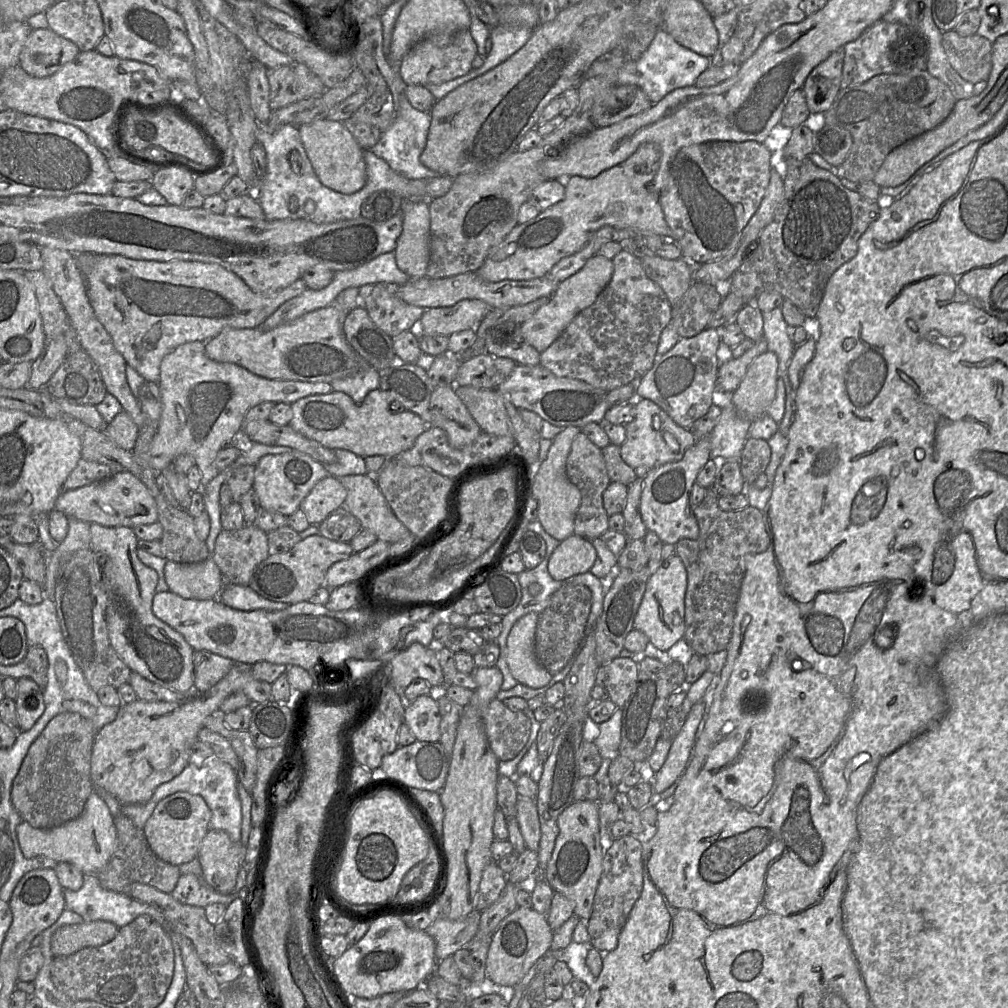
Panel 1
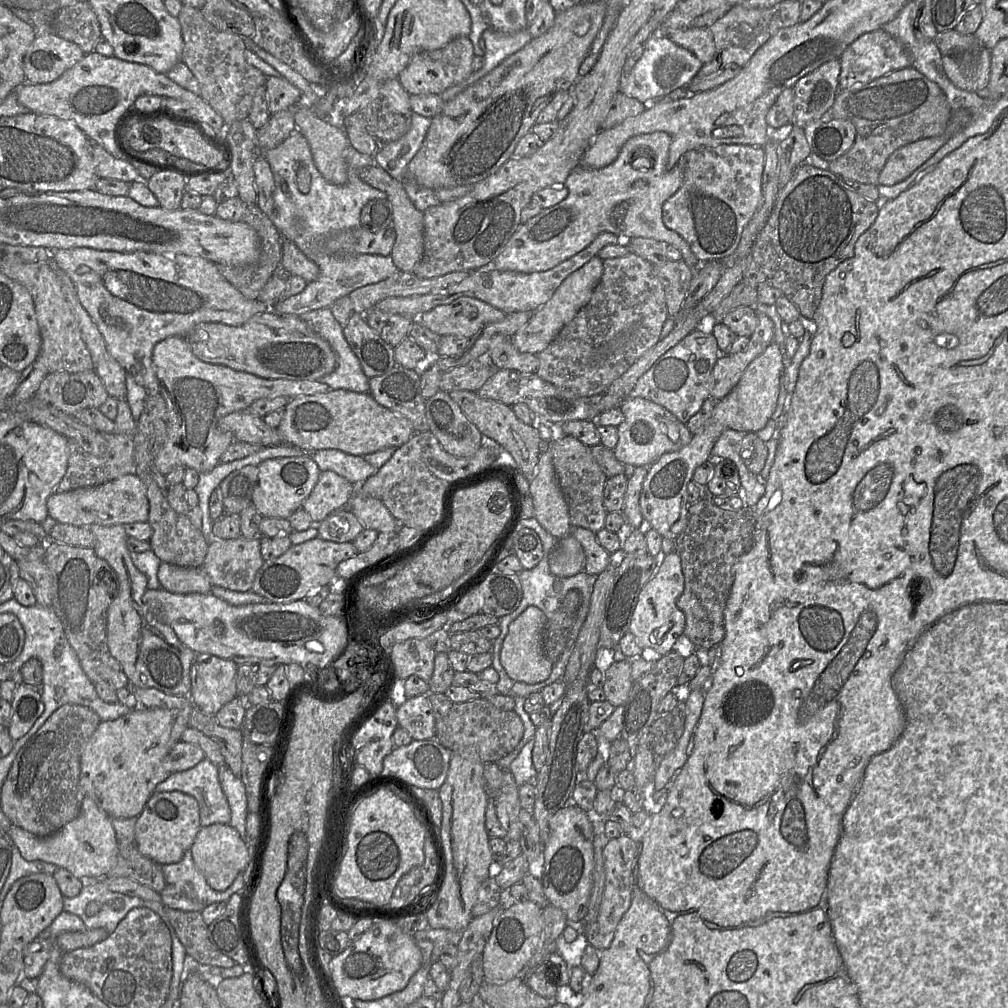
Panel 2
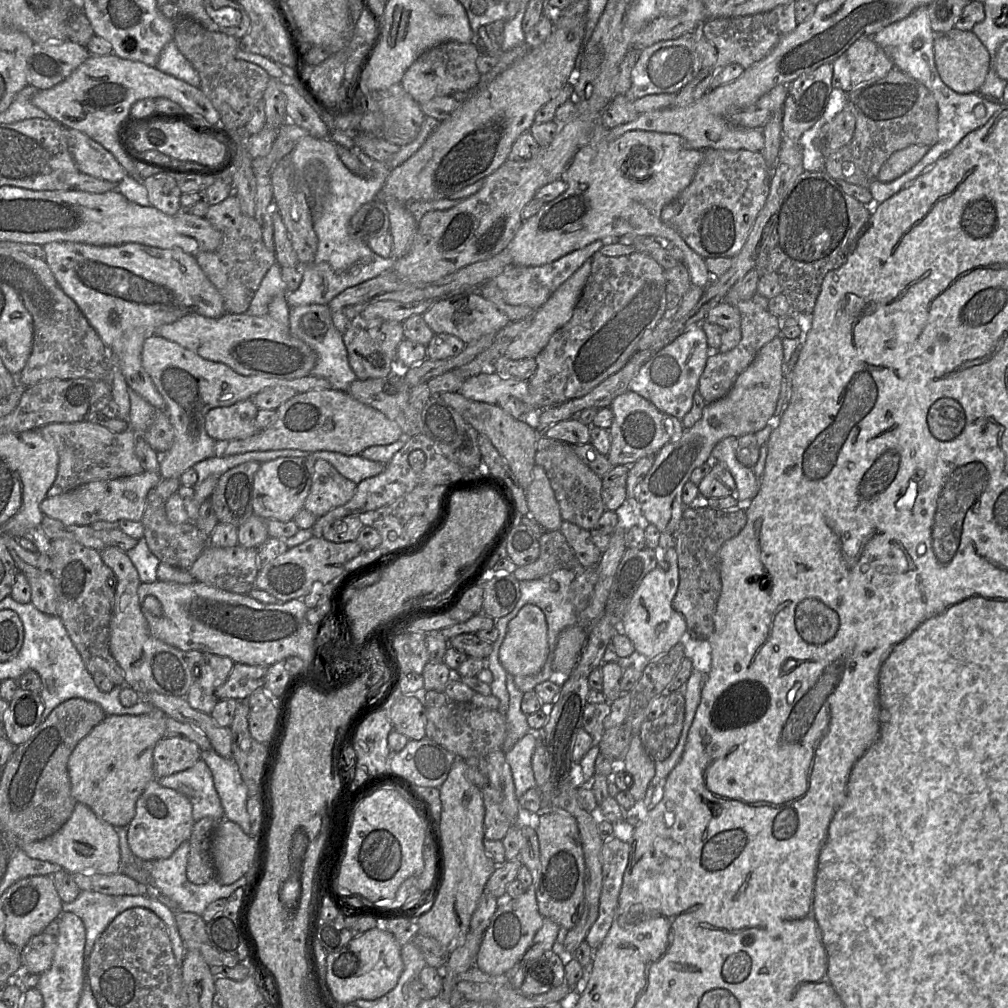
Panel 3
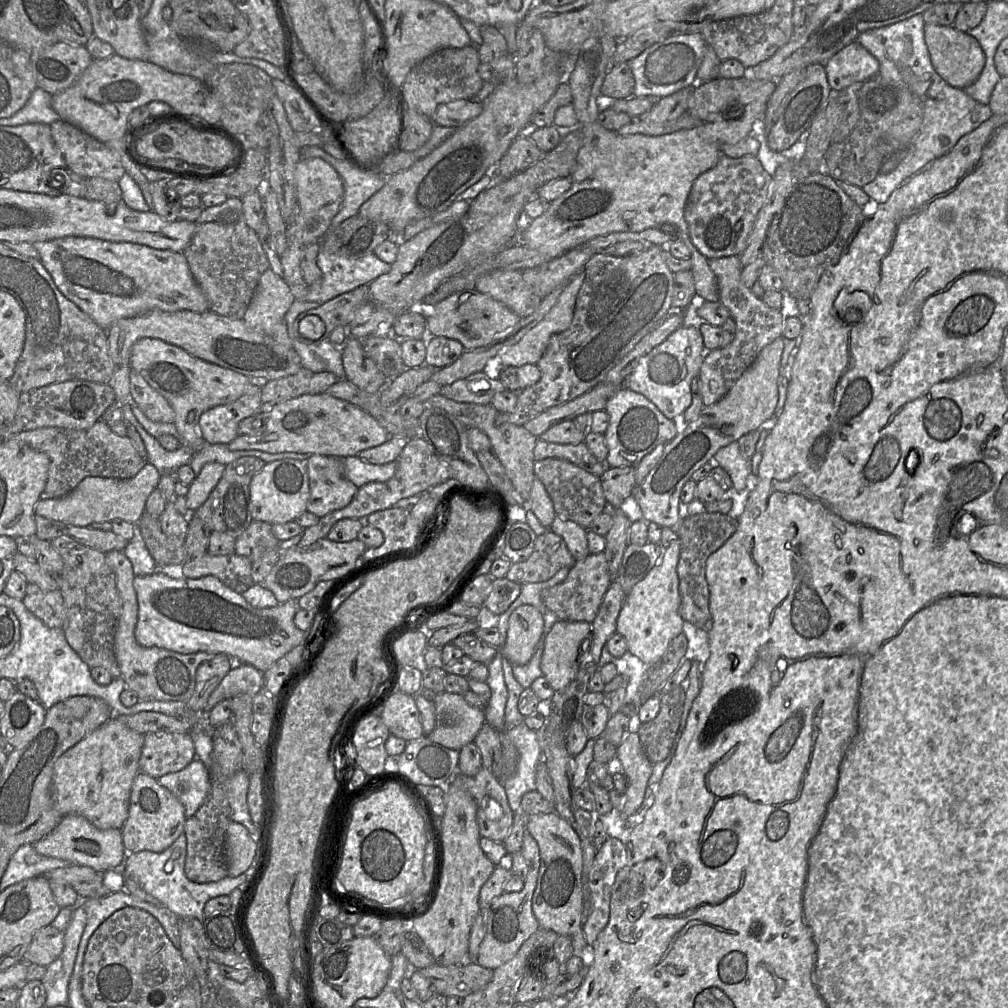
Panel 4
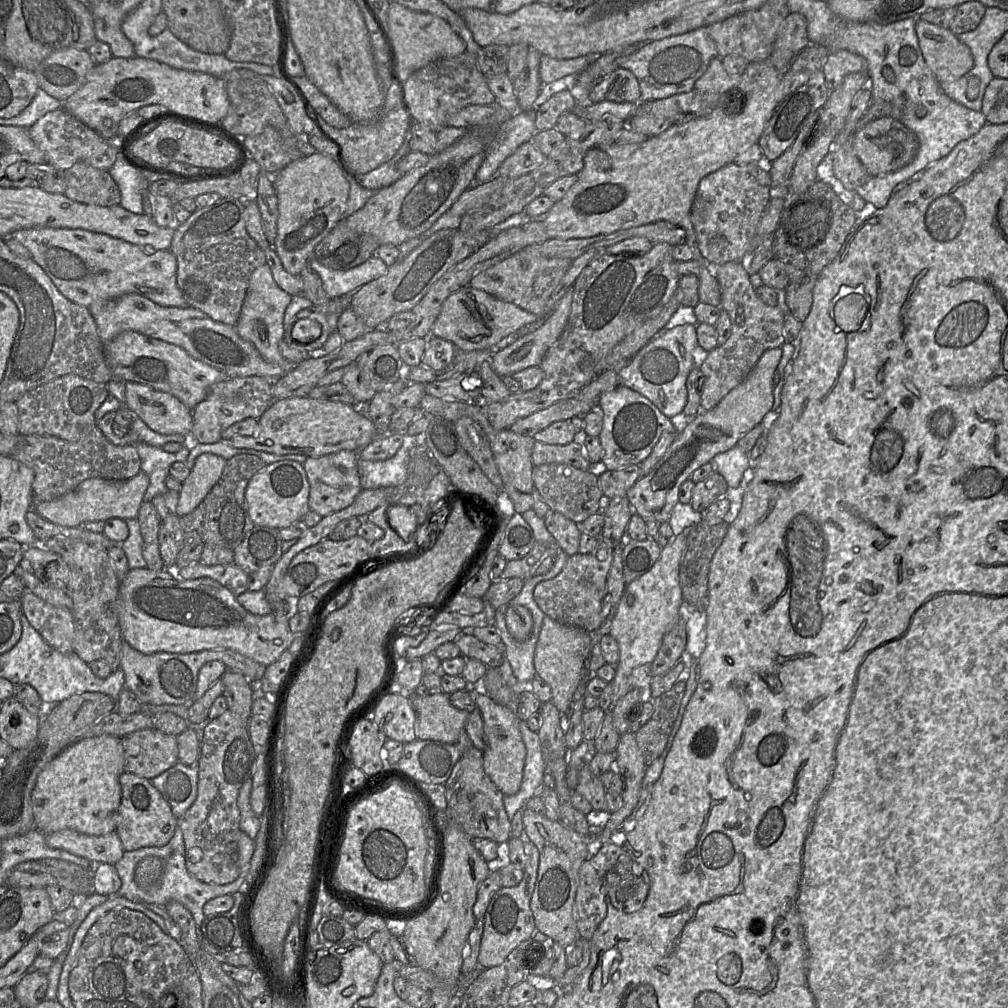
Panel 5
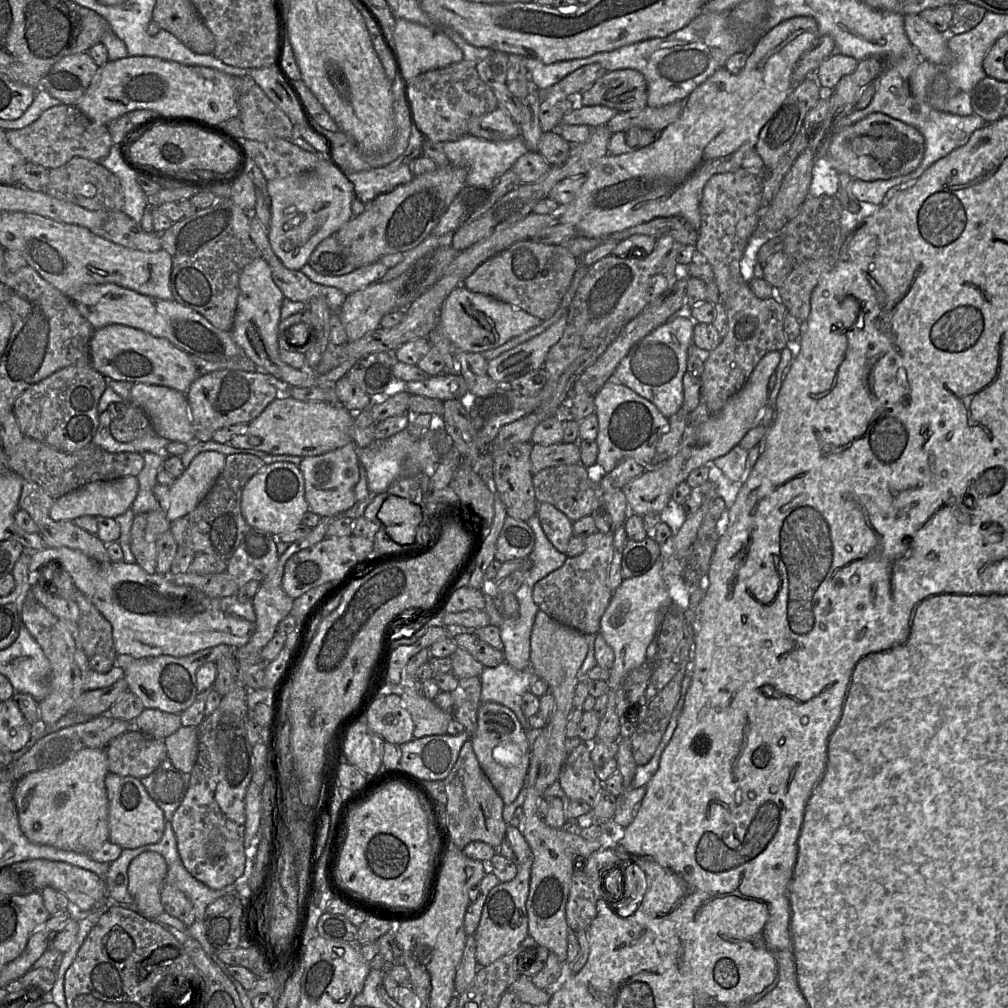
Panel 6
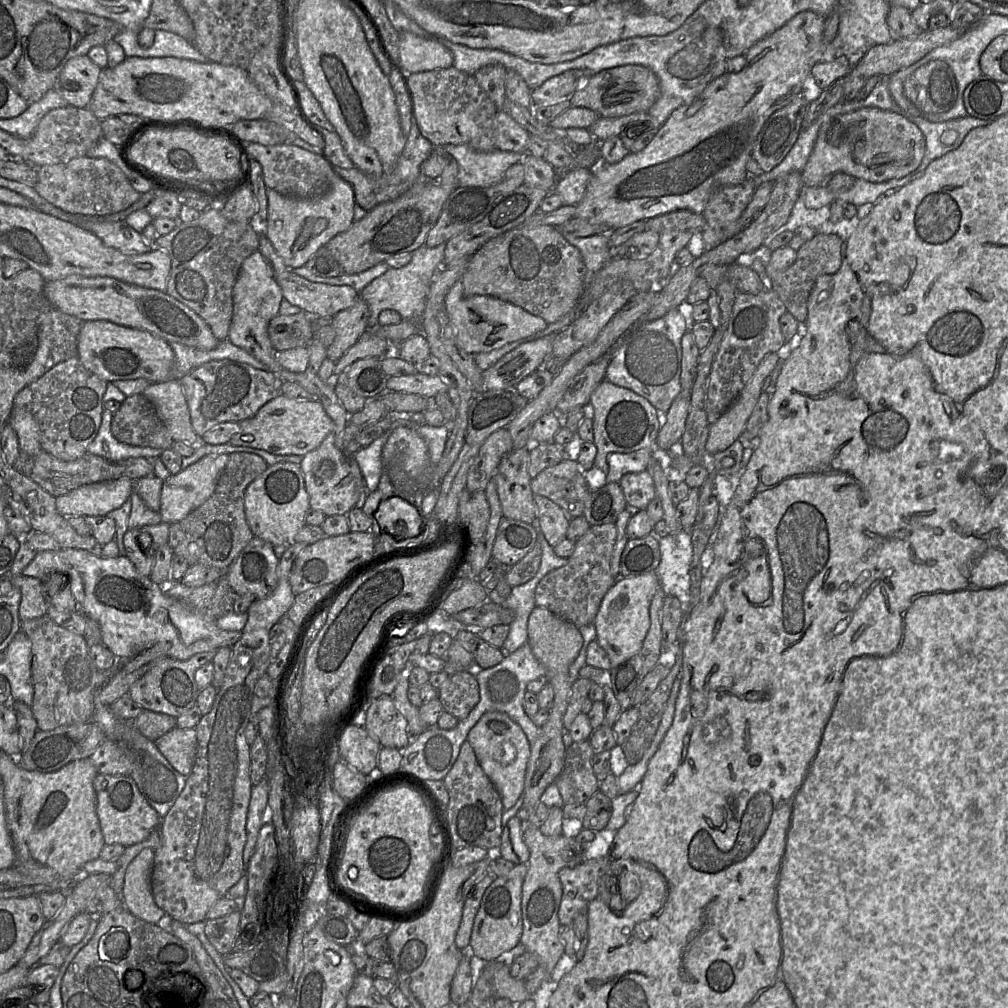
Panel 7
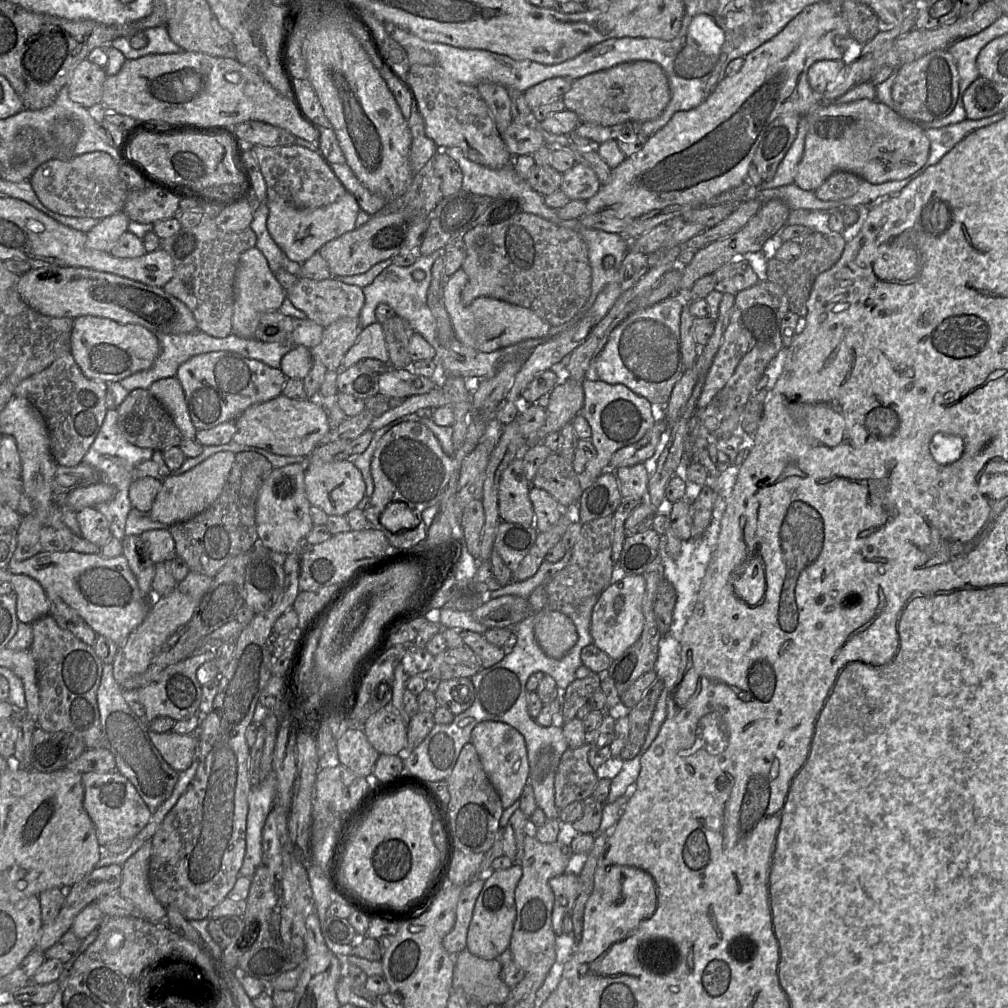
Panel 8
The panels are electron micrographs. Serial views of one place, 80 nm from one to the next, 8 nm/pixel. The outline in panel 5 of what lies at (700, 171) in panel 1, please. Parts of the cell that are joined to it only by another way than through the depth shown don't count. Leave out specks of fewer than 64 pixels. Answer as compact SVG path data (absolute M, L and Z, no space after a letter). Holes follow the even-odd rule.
M730 163L703 177L691 207L690 218L703 258L713 267L730 261L740 261L750 250L750 242L771 198L769 173L757 163Z

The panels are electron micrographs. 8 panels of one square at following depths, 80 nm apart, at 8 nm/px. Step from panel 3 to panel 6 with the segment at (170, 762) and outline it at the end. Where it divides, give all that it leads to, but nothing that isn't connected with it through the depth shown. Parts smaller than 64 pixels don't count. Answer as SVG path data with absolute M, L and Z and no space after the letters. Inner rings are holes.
M136 728L121 734L105 747L109 772L142 779L168 759L164 740L155 739Z

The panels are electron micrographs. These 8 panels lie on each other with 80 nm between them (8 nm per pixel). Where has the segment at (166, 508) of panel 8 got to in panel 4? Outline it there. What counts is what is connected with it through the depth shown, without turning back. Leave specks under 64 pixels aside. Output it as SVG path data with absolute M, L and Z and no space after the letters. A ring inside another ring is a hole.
M210 462L203 466L198 476L189 485L186 498L186 506L189 510L195 511L207 500L212 490L218 484L225 465L217 462Z

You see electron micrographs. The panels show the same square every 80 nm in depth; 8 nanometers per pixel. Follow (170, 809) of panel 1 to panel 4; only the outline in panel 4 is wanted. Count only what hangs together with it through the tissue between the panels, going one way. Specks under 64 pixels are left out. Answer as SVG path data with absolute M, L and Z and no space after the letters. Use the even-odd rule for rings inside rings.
M139 772L134 778L131 788L129 815L121 828L126 852L163 852L180 835L184 834L186 820L182 803L167 788L161 786L155 778Z

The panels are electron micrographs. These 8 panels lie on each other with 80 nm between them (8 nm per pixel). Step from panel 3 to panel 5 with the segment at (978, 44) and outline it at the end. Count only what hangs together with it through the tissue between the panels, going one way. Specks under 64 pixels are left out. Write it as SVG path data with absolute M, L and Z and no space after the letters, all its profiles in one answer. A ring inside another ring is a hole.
M917 18L915 31L923 58L939 82L957 80L973 68L969 47L949 28Z

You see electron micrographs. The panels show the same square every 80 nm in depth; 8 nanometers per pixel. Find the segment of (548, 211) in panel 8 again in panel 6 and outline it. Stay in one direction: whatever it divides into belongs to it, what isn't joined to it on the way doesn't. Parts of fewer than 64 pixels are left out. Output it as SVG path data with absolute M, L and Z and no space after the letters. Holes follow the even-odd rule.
M471 134L456 141L444 142L443 150L451 165L466 169L467 186L490 185L528 151L521 136L510 140L489 141Z

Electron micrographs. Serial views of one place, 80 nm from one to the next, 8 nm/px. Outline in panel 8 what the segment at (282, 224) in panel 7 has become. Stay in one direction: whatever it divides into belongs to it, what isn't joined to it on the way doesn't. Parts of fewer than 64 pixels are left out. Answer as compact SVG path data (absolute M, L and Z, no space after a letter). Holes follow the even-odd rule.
M345 192L335 202L317 208L297 208L284 201L266 200L268 206L267 230L292 261L303 263L327 242L355 229L360 207L355 197Z

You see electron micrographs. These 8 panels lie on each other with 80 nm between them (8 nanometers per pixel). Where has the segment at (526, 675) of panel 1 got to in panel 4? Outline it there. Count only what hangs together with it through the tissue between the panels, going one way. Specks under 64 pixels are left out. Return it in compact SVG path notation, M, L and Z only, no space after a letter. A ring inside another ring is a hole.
M521 605L513 611L508 620L506 641L501 654L512 665L525 665L534 654L542 635L543 616L532 605Z

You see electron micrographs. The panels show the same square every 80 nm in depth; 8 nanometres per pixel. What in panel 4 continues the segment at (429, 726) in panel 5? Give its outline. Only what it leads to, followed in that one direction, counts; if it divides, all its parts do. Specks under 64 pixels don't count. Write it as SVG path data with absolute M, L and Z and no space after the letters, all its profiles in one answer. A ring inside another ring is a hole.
M444 691L433 703L436 726L426 737L446 748L460 750L474 741L486 722L484 711L471 706L462 695Z

